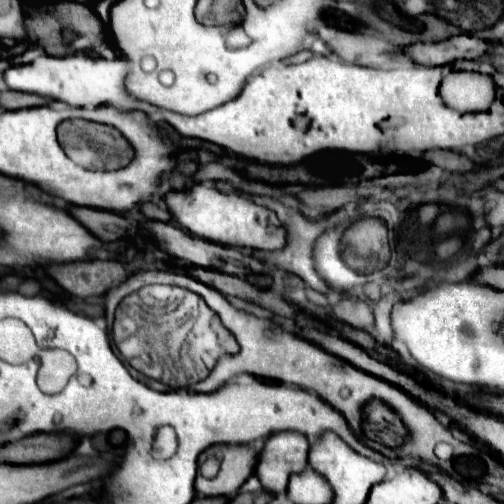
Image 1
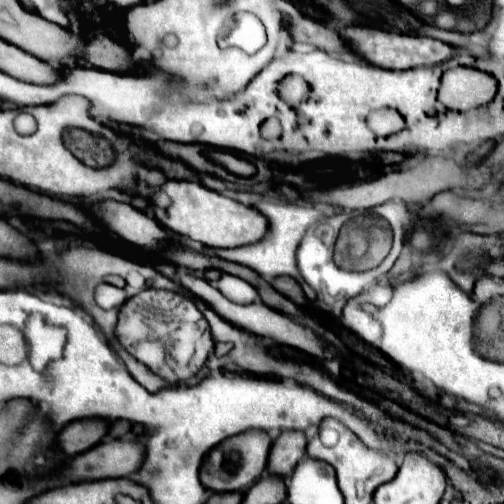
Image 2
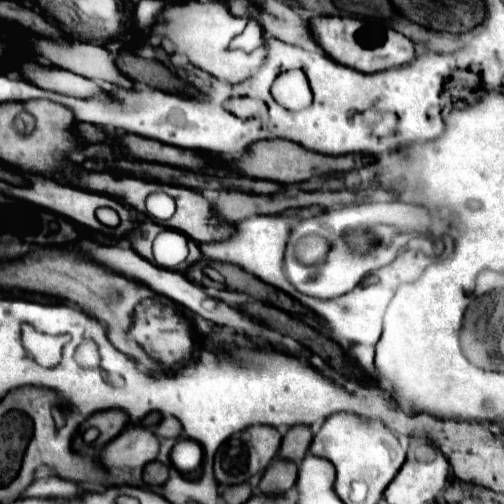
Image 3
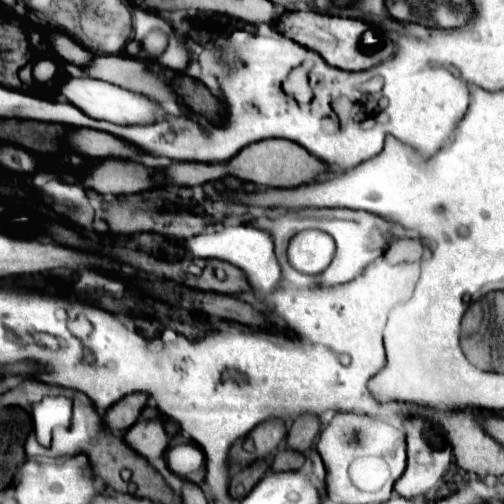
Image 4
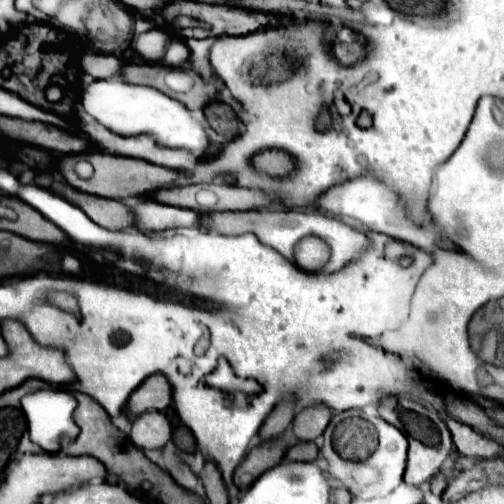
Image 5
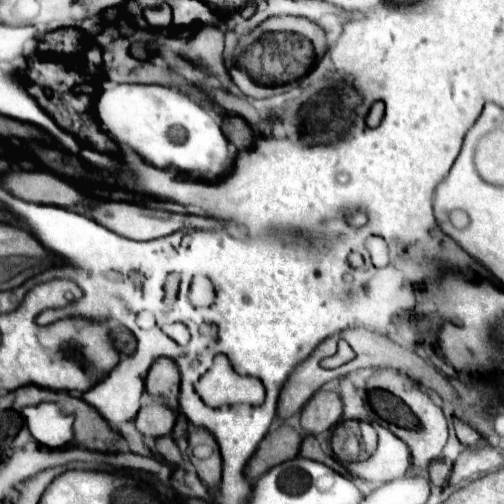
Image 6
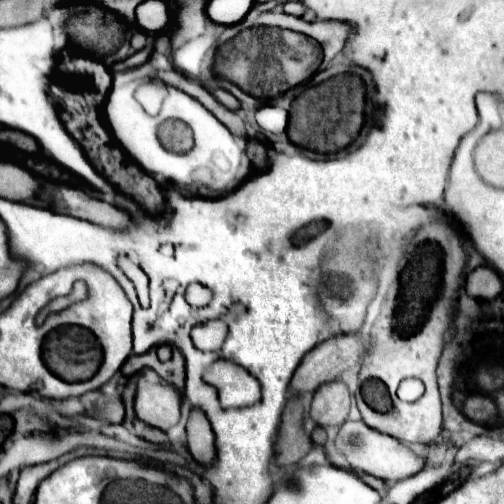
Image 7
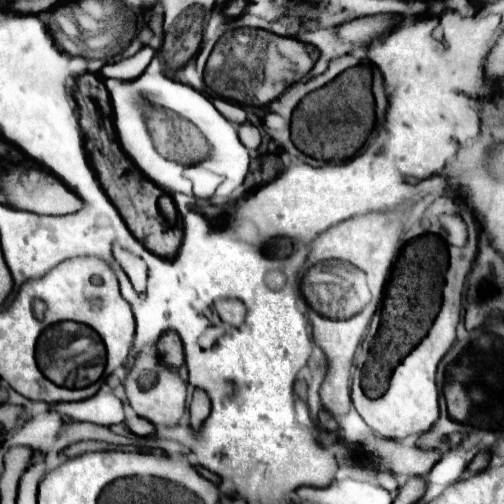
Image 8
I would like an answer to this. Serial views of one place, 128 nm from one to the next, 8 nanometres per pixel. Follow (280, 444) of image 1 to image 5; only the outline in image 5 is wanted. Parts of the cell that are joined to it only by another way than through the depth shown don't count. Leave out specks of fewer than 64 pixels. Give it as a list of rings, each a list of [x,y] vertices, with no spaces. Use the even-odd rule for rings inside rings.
[[[314,404],[304,408],[294,418],[294,434],[300,440],[316,440],[326,430],[328,422],[332,418],[332,410],[324,404]]]

